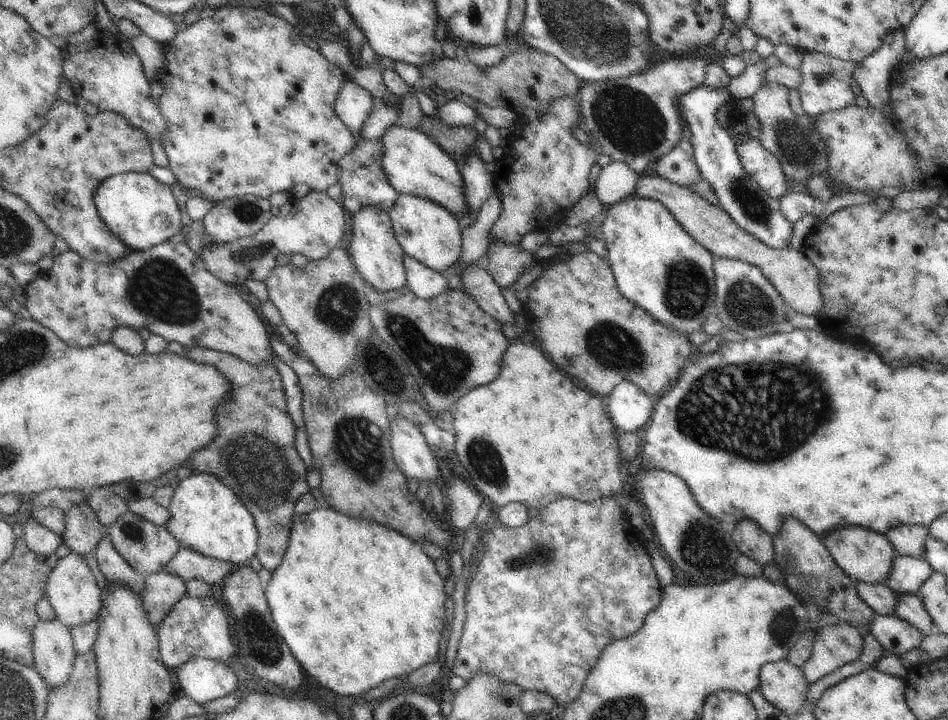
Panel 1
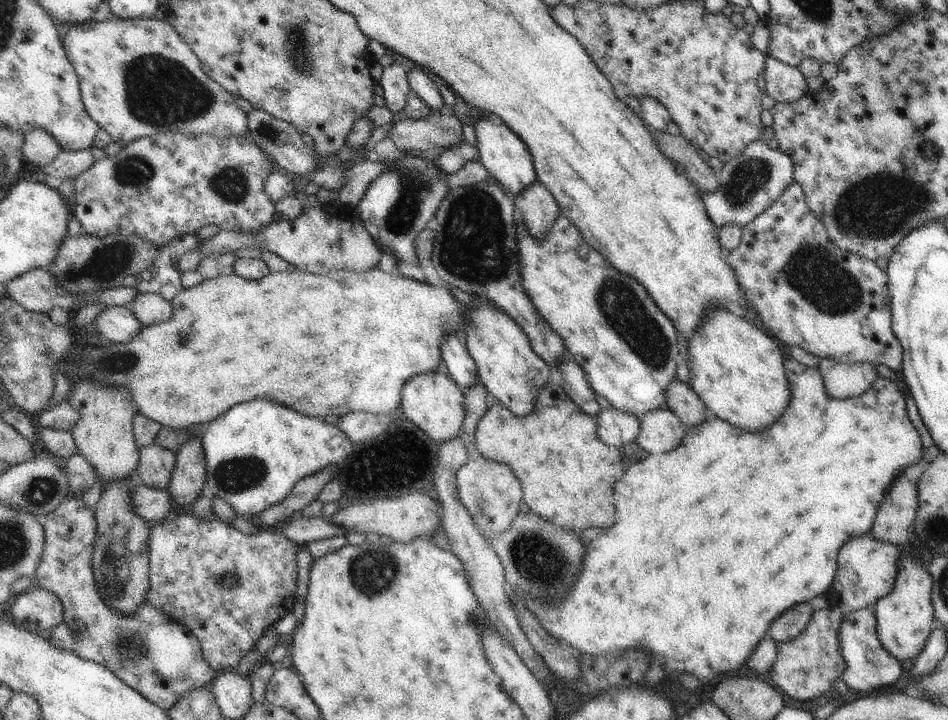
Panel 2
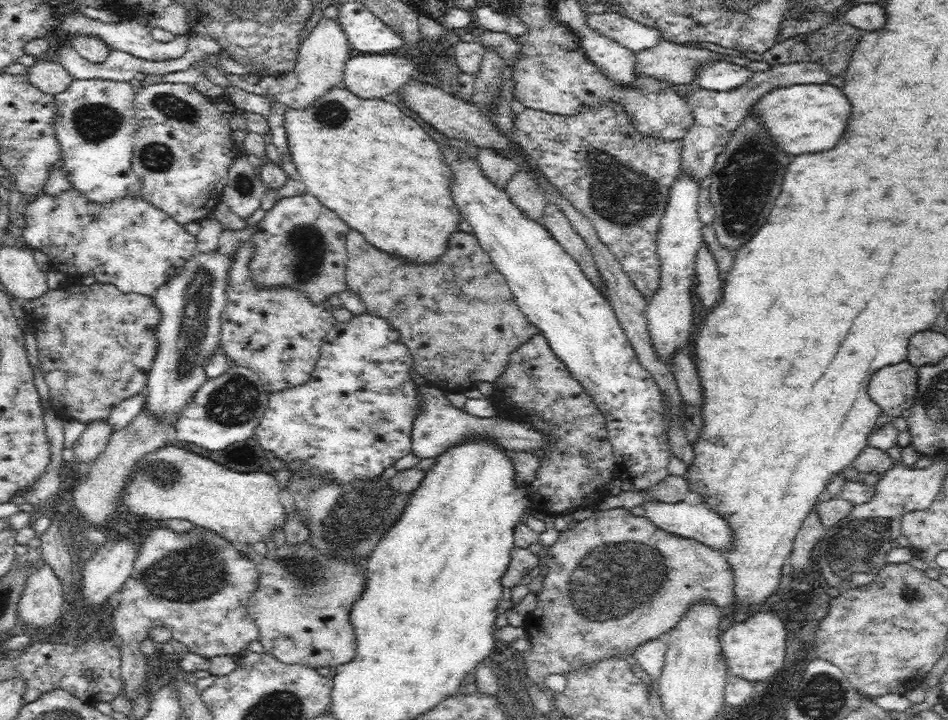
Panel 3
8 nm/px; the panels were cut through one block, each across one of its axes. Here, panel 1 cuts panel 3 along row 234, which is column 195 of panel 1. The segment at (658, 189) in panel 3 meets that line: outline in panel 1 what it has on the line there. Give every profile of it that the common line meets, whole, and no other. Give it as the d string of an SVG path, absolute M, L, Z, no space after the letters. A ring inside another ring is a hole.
M186 593L168 612L168 616L162 620L158 628L159 654L168 668L182 668L184 664L196 657L227 663L236 651L231 634L228 611L218 604L212 595L207 598L191 598Z

